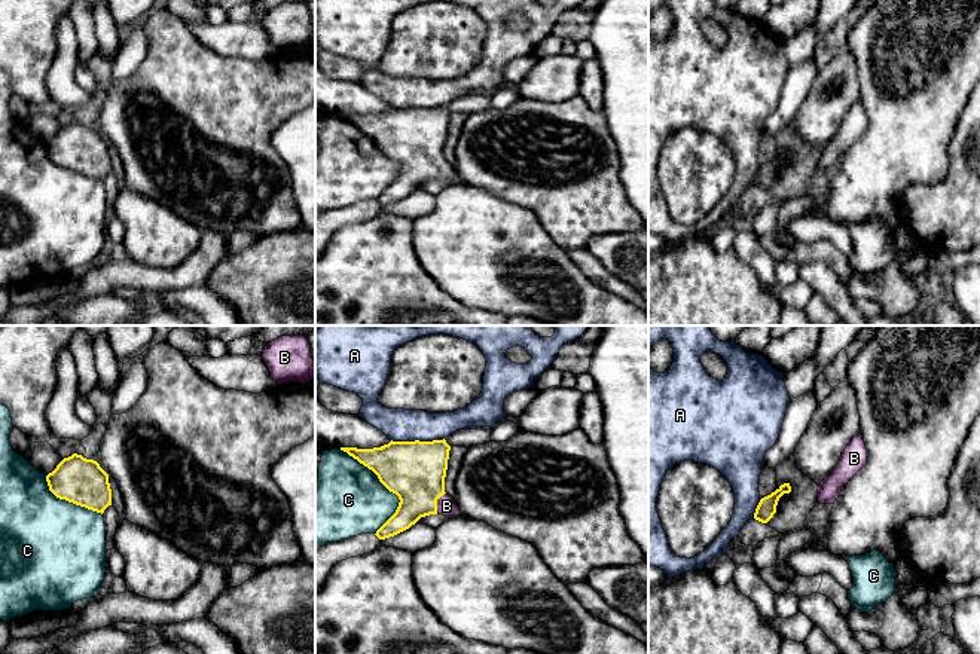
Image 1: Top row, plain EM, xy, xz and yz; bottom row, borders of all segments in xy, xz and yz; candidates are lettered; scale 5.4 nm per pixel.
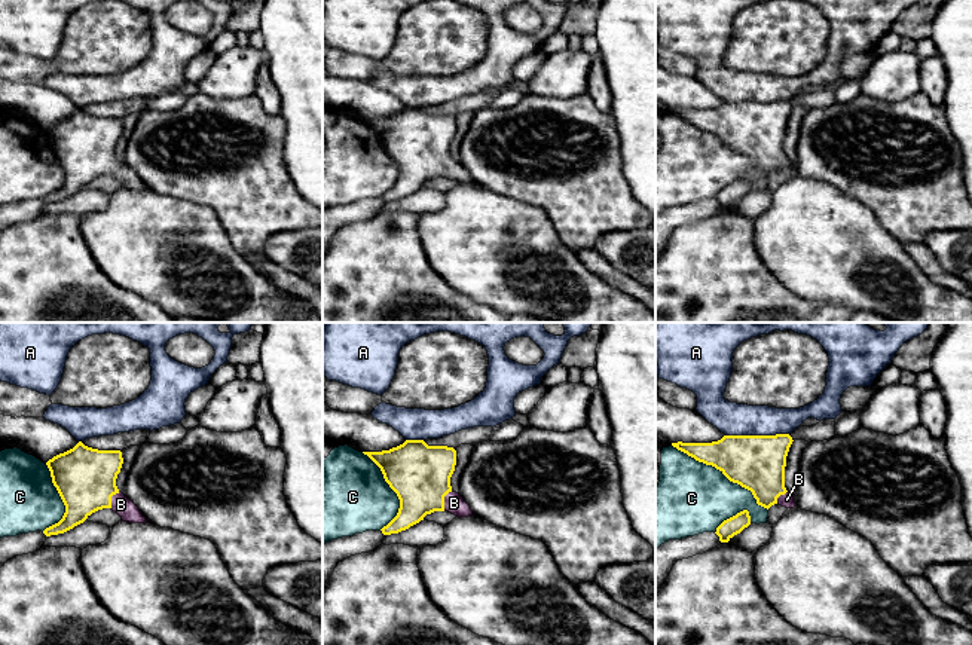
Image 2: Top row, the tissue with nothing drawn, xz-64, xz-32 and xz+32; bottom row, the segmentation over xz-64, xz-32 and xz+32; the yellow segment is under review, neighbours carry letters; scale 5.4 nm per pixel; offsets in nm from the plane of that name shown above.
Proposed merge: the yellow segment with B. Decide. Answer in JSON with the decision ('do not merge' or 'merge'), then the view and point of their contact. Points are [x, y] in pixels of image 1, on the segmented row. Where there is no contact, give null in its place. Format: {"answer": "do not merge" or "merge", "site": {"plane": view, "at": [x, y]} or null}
{"answer": "merge", "site": {"plane": "xz", "at": [436, 503]}}

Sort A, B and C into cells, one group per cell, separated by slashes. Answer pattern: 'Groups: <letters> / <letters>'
Groups: A / B / C

